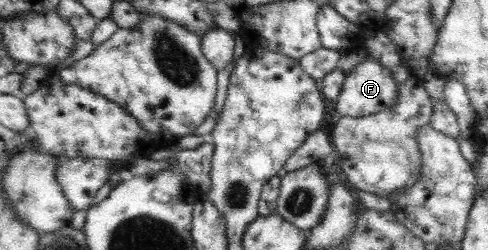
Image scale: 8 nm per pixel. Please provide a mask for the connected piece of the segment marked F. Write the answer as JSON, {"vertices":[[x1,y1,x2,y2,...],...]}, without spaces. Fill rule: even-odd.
{"vertices":[[373,57,367,58,346,73,340,94,335,100,335,110,338,116,361,117,390,108,398,100,398,84,392,77,390,68,380,65]]}

